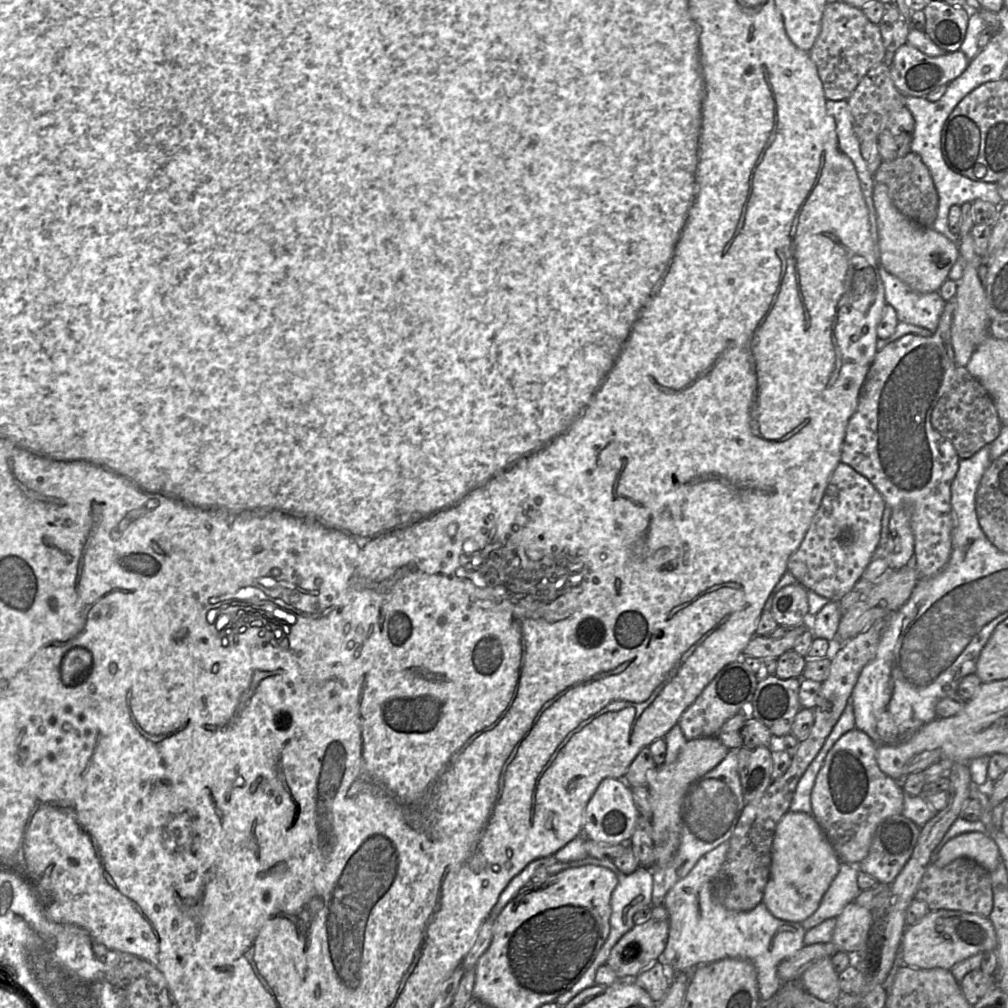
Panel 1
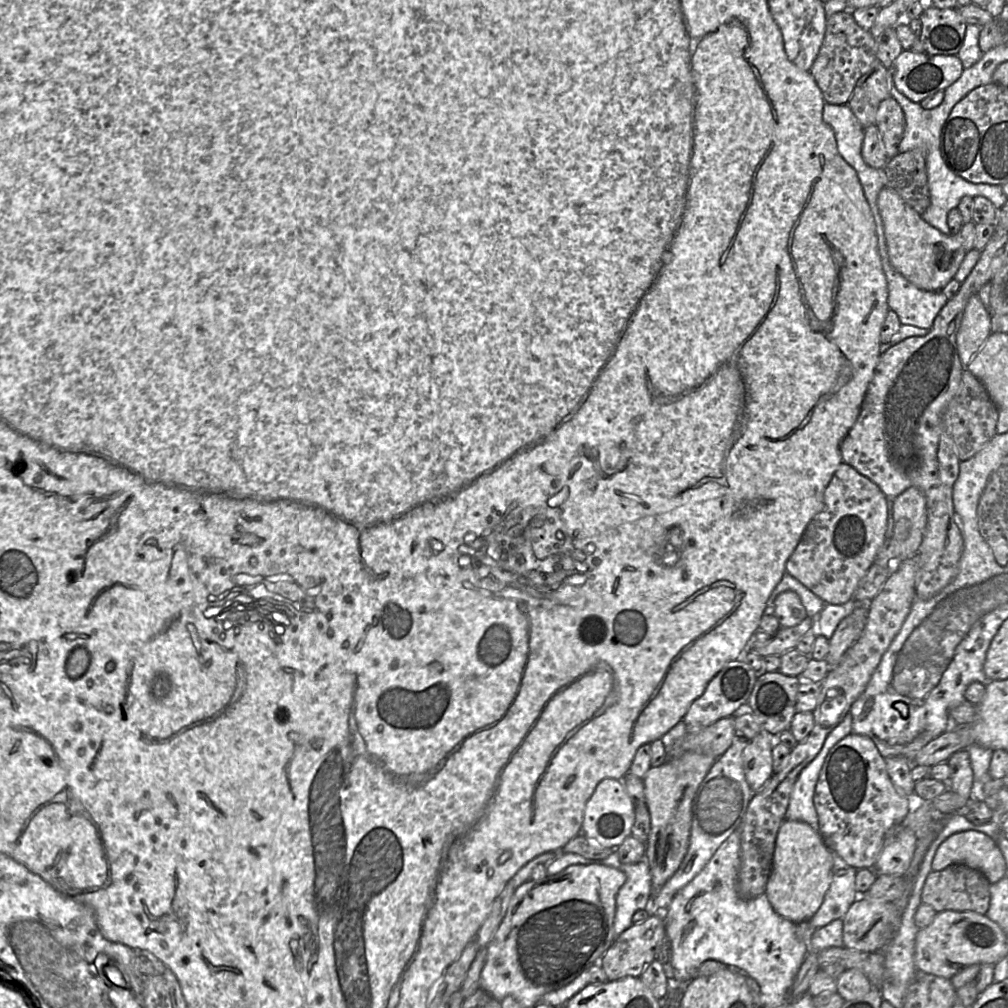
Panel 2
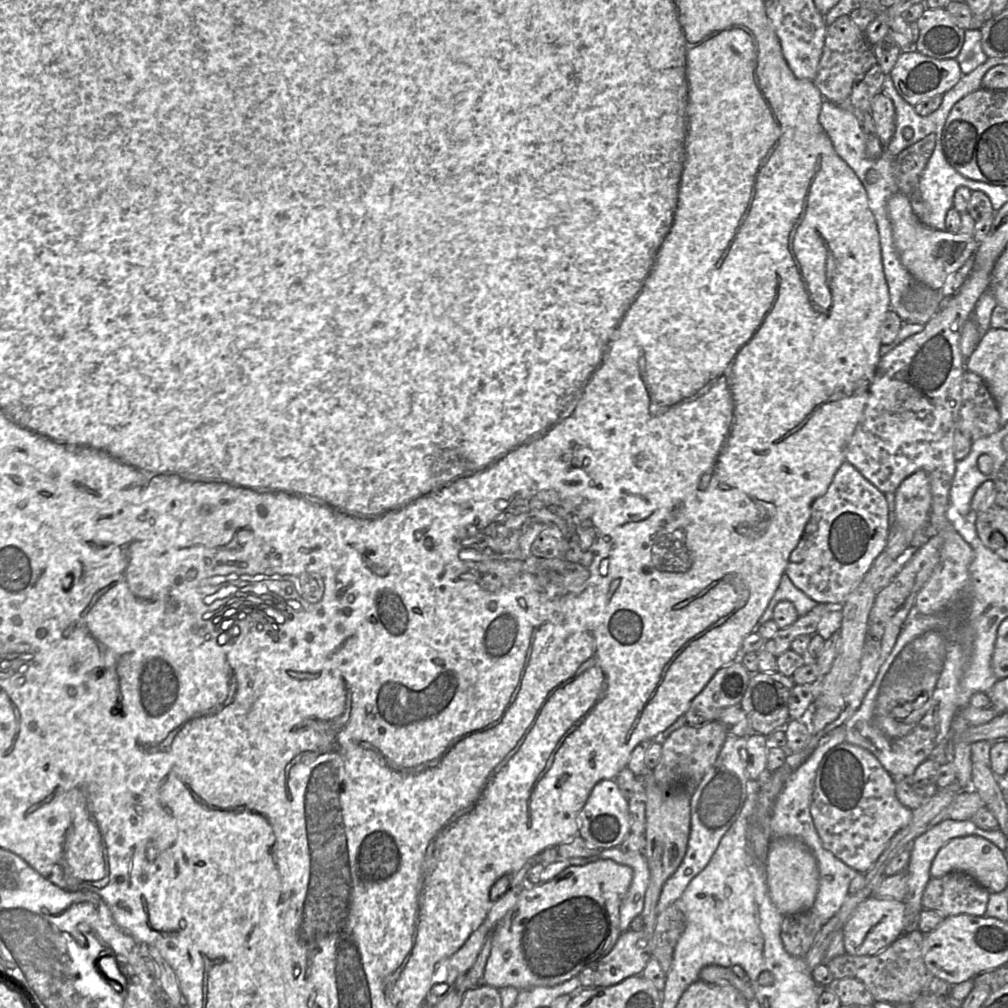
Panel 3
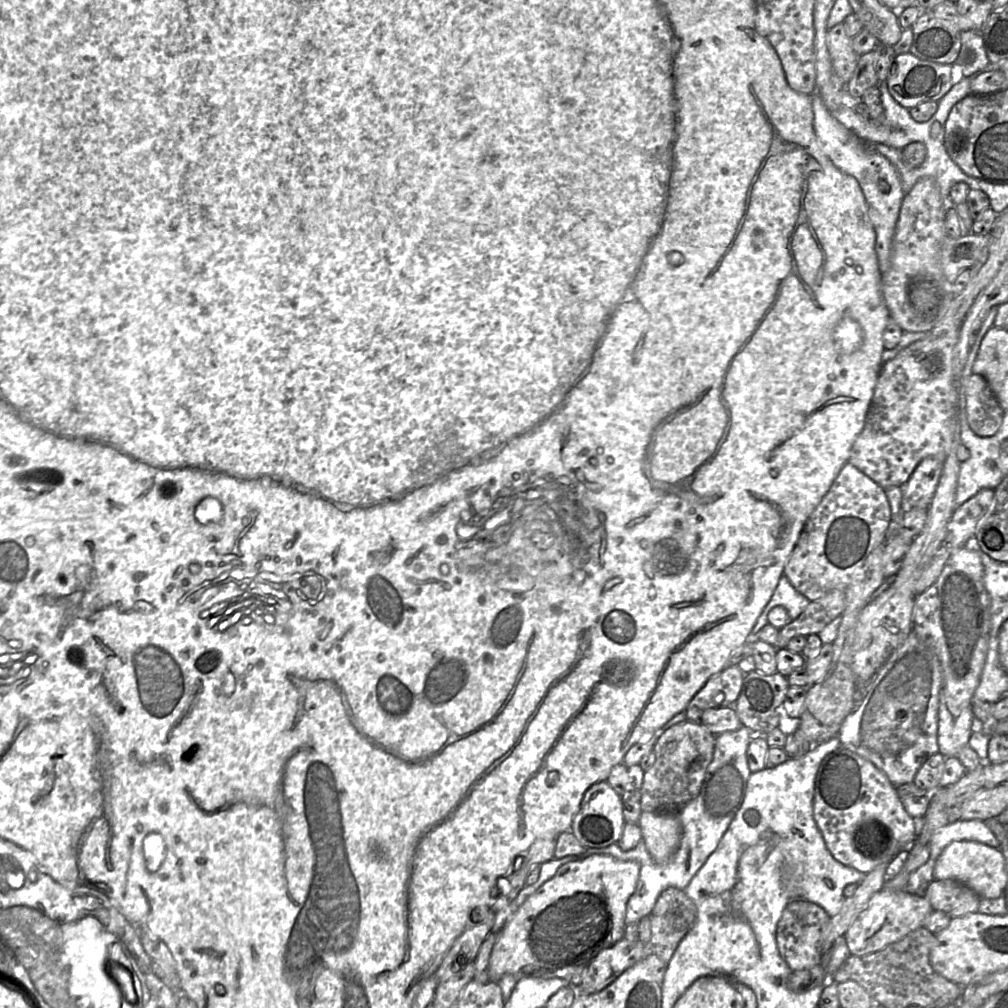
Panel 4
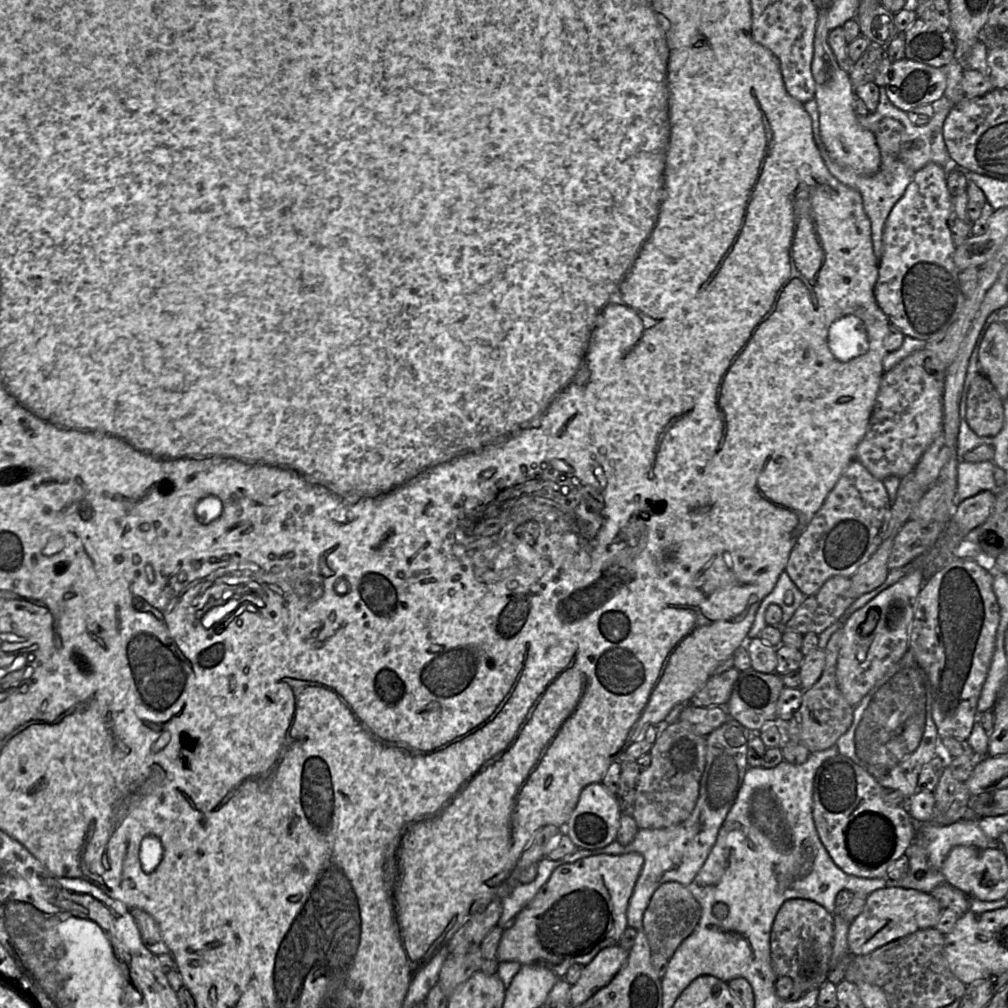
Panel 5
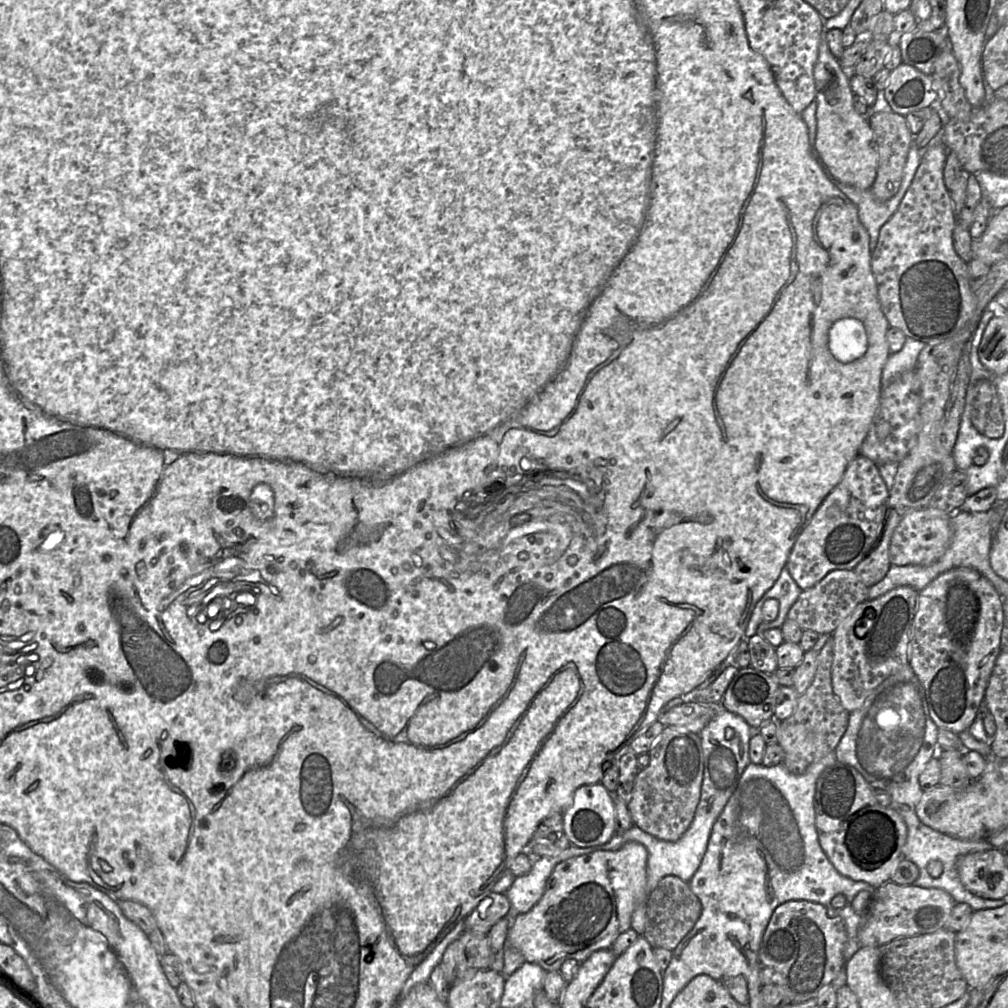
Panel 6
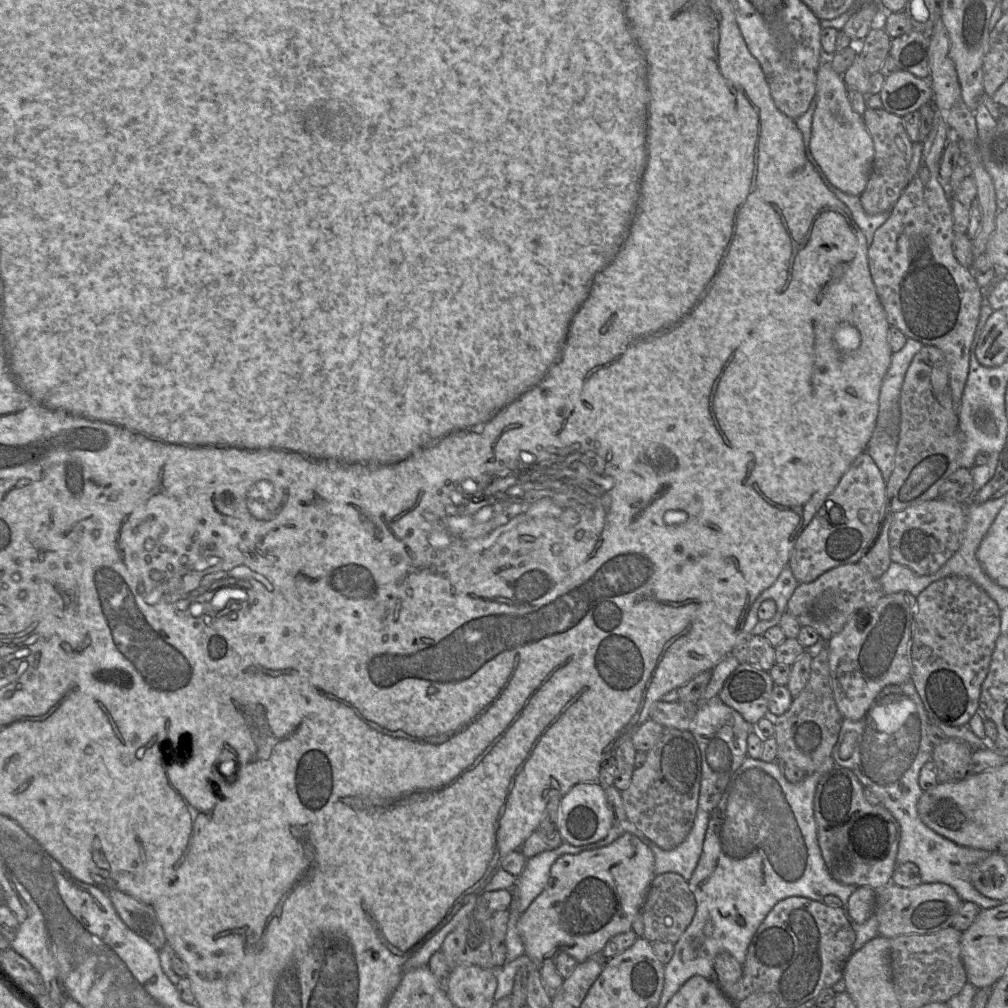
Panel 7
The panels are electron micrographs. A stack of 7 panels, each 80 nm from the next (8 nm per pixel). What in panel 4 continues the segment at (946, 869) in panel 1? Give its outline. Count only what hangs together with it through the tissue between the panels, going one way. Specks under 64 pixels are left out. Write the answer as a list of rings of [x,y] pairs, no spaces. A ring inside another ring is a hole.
[[[953,879],[933,880],[927,886],[924,897],[934,911],[943,911],[951,918],[978,912],[981,900],[975,891]]]

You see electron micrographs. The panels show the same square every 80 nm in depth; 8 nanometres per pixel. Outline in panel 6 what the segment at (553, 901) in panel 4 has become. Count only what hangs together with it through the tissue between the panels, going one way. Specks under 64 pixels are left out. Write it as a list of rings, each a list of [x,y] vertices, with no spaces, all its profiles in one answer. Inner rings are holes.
[[[636,841],[624,844],[618,850],[593,851],[558,863],[549,876],[540,900],[528,912],[509,920],[507,941],[518,949],[525,961],[537,964],[546,971],[559,971],[564,961],[586,961],[594,952],[610,949],[617,937],[631,927],[636,907],[647,900],[646,847]]]

